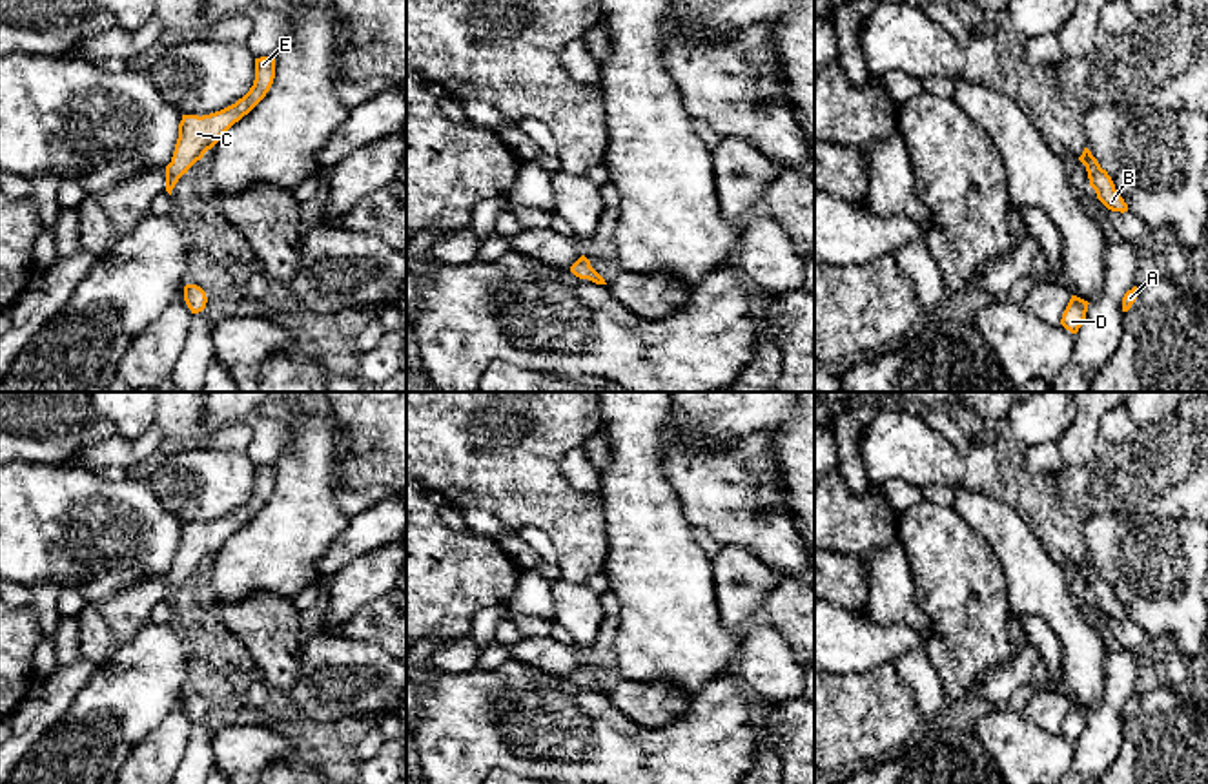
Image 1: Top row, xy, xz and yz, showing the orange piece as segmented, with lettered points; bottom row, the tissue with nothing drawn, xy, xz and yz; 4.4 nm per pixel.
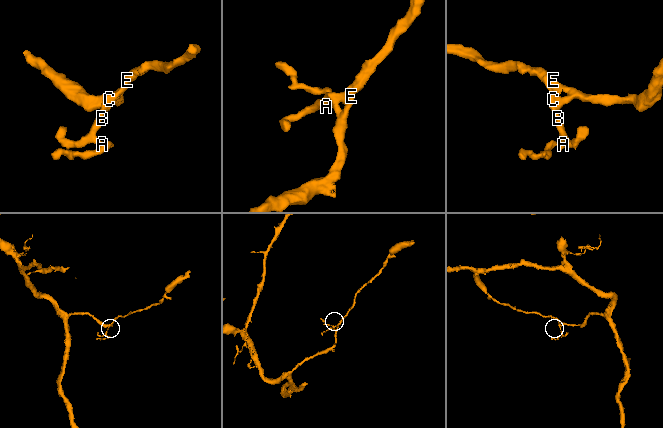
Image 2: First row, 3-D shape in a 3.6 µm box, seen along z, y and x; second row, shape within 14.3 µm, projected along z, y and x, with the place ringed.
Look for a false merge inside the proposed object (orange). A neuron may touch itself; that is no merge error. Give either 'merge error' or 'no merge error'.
no merge error

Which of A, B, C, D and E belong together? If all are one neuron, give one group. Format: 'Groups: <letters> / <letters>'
Groups: A B C D E

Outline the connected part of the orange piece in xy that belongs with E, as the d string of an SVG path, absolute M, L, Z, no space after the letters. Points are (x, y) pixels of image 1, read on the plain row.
M255 467L255 489L250 500L235 512L210 523L182 523L171 571L166 574L166 600L211 558L222 543L248 523L270 500L275 487L275 467Z

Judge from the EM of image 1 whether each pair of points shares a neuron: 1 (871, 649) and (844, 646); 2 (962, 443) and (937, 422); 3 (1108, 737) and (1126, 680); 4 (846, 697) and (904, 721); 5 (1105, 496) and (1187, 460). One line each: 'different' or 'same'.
1: same
2: same
3: same
4: same
5: same

